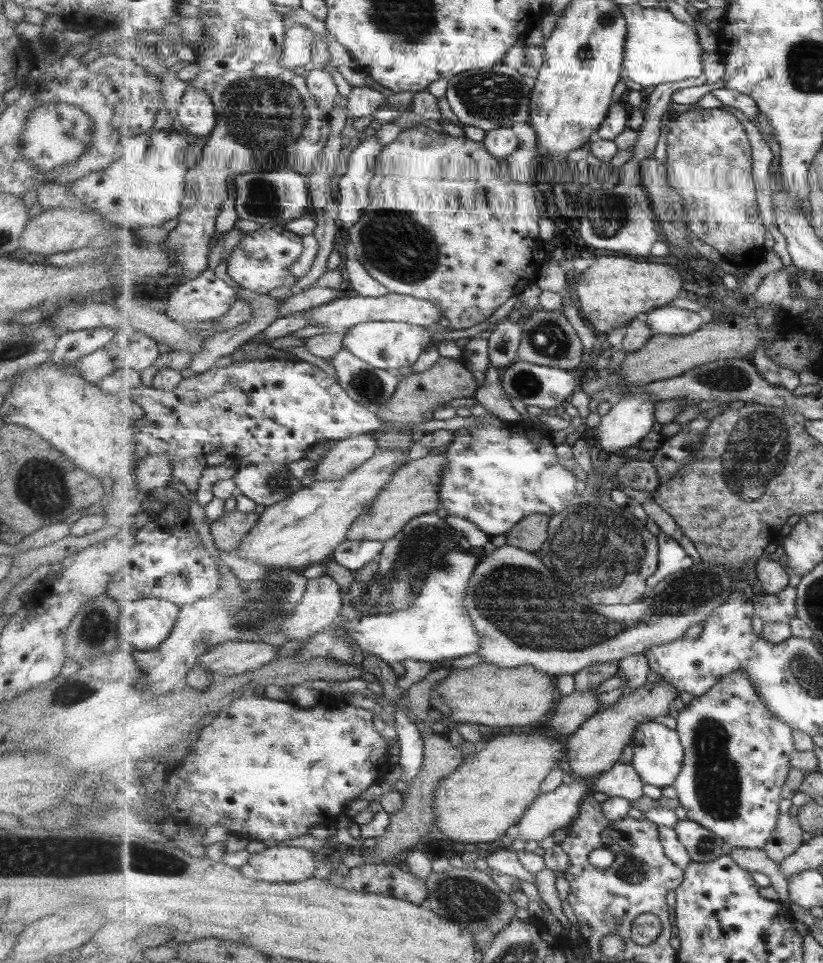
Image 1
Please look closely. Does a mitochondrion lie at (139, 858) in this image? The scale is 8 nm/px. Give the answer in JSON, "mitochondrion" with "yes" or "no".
{"mitochondrion":"yes"}

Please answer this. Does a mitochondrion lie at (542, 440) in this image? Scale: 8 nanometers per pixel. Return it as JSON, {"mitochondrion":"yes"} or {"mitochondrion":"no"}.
{"mitochondrion":"no"}

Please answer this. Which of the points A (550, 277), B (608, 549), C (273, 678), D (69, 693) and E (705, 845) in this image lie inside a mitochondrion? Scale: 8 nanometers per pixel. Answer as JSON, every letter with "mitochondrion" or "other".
{"A":"other","B":"mitochondrion","C":"other","D":"mitochondrion","E":"mitochondrion"}

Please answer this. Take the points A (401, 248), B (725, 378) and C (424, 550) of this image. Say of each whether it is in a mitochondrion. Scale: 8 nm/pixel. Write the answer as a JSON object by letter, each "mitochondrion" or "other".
{"A":"mitochondrion","B":"mitochondrion","C":"mitochondrion"}

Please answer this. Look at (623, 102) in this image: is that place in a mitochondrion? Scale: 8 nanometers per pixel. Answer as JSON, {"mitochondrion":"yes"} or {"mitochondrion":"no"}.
{"mitochondrion":"no"}

